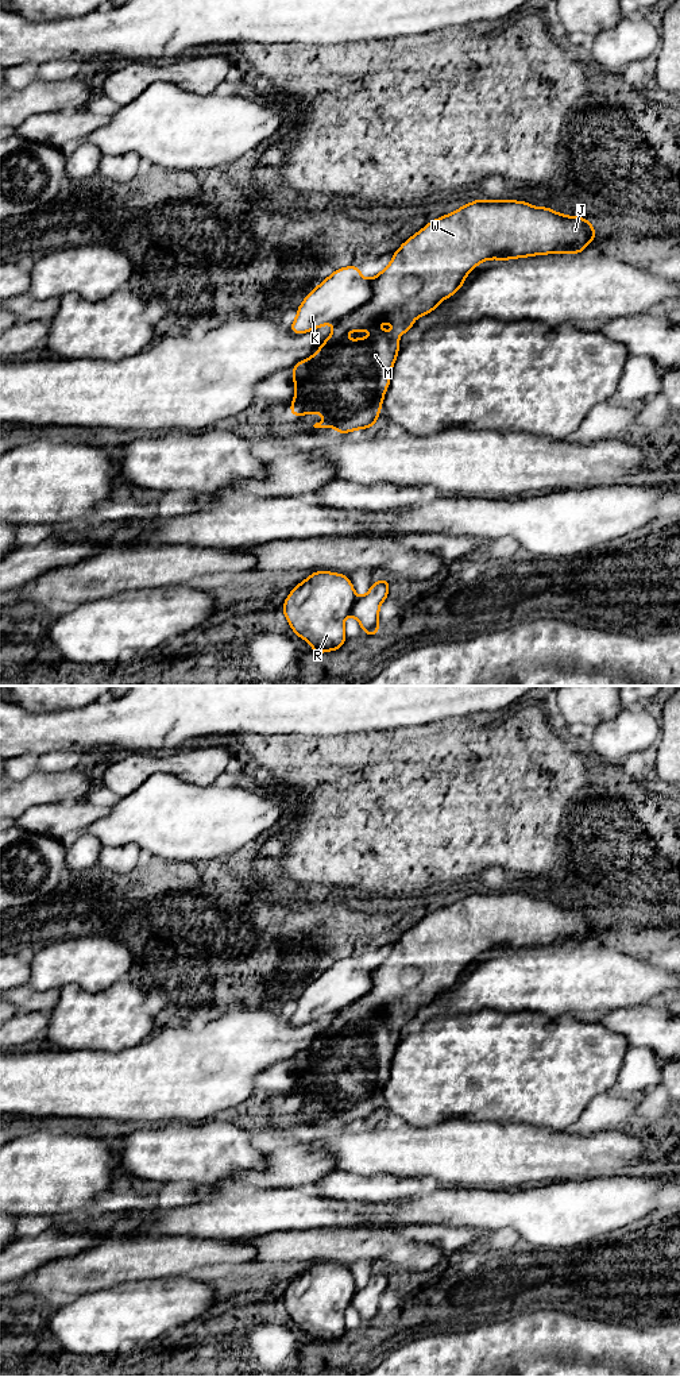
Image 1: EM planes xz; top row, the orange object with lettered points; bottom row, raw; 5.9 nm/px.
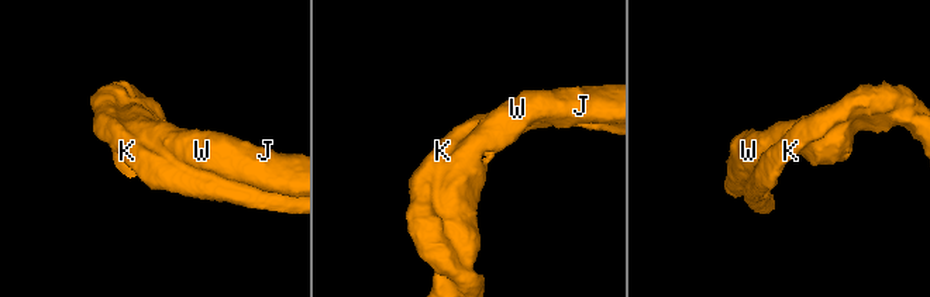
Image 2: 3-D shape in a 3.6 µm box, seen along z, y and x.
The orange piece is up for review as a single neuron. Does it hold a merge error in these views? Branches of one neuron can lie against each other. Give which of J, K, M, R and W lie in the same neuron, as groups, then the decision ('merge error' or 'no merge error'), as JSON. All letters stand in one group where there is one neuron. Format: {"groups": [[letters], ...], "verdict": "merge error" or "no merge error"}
{"groups": [["J", "K", "M", "R", "W"]], "verdict": "no merge error"}

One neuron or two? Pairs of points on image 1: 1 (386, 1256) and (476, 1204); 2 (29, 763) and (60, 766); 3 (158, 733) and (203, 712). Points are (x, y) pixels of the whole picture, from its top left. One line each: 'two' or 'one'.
1: two
2: one
3: one

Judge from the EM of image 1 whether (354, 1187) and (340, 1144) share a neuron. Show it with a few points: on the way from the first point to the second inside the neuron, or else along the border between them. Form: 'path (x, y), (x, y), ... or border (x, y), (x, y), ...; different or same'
path (354, 1176), (354, 1157), (351, 1154); same

